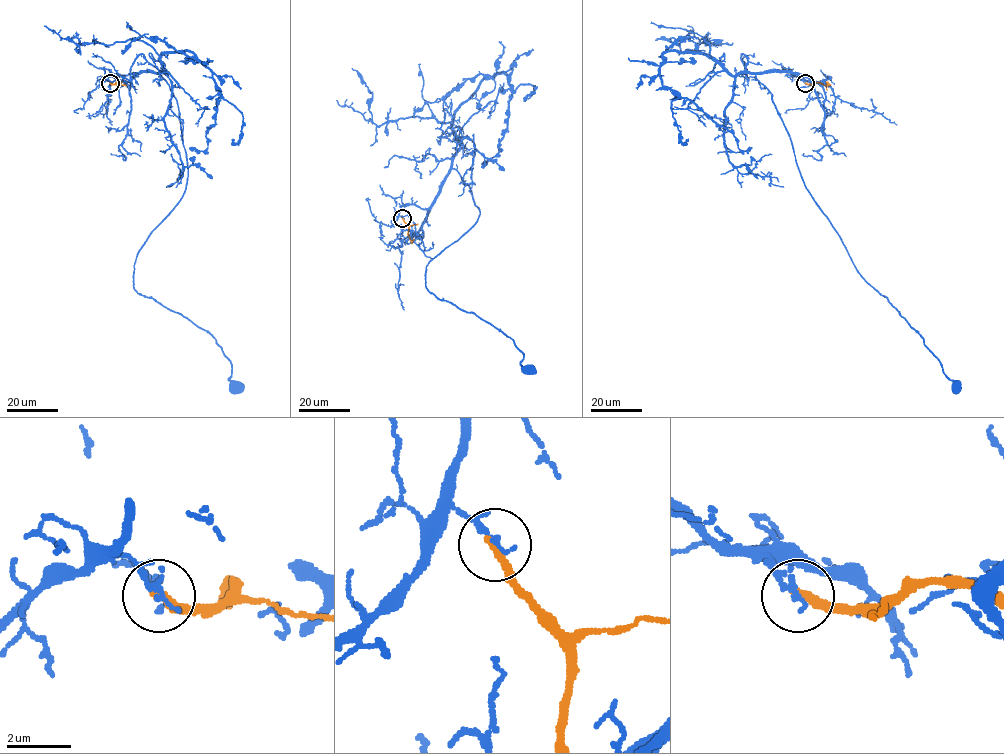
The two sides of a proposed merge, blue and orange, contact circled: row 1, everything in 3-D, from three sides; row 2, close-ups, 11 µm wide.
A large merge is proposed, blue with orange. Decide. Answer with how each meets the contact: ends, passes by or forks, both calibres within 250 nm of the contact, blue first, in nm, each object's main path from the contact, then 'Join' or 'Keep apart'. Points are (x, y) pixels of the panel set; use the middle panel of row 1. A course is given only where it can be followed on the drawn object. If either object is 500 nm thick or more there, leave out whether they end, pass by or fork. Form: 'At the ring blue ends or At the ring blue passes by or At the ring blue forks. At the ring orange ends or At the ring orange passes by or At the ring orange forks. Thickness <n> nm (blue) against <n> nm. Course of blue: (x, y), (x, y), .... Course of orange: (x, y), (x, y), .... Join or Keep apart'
At the ring blue ends. At the ring orange ends. Thickness 200 nm (blue) against 320 nm. Course of blue: (402, 218), (458, 172), (478, 219), (426, 266), (425, 287), (499, 329), (529, 368). Course of orange: (402, 218), (408, 227), (411, 244). Keep apart

